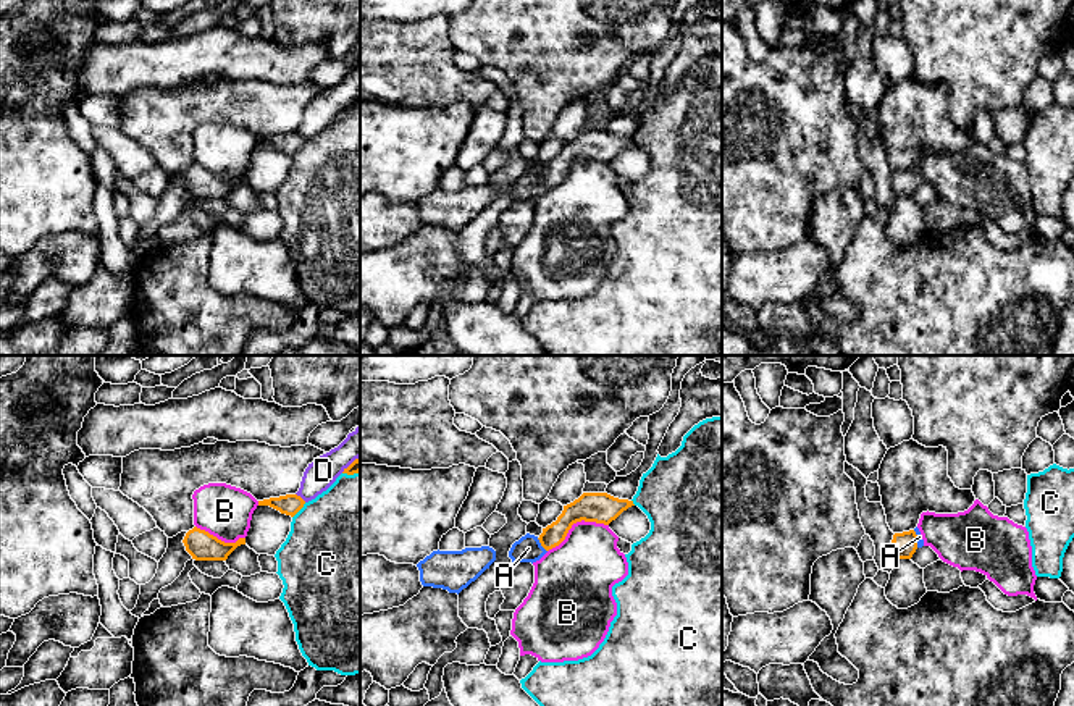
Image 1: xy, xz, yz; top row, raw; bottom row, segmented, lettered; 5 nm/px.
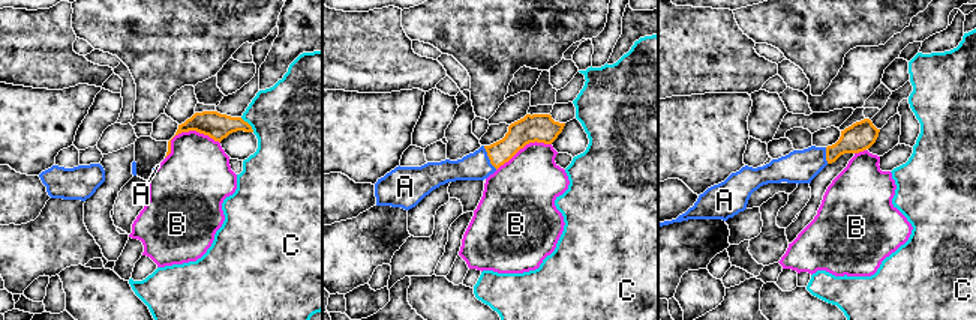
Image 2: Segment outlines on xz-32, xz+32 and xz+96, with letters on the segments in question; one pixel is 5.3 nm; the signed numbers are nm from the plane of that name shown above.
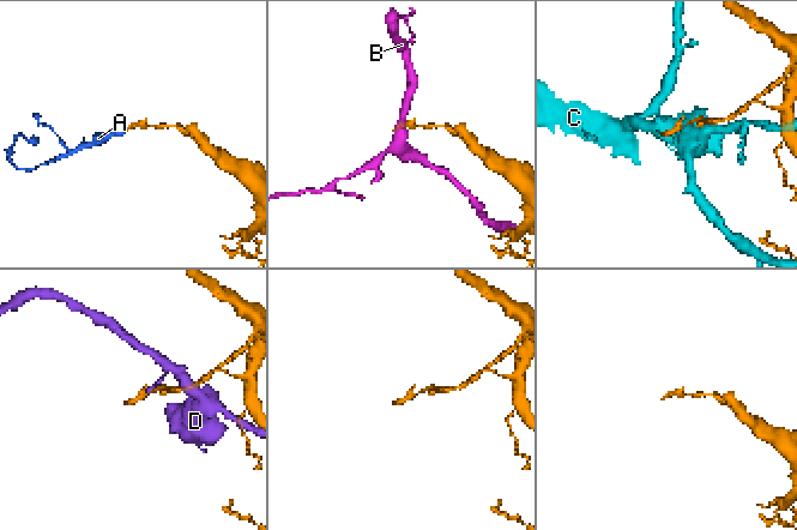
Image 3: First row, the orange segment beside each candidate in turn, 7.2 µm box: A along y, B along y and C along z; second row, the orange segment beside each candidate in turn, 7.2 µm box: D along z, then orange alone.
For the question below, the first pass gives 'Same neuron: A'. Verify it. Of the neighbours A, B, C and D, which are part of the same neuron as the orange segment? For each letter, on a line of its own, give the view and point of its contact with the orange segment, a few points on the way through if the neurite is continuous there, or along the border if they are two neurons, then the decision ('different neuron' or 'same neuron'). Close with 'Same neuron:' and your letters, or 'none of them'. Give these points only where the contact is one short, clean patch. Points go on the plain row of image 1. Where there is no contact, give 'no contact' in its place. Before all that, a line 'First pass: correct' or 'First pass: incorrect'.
First pass: correct
A: meets orange in xz at (541, 183); runs through xz (553, 173), (541, 183), (528, 186); same neuron
B: meets orange in xz at (575, 160); different neuron
C: meets orange in xy at (299, 147); different neuron
D: meets orange in xy at (299, 134); different neuron
Same neuron: A

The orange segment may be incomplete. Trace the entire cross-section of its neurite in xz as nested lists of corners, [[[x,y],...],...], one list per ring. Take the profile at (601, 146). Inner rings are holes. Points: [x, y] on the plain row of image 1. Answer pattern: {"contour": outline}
{"contour": [[[583,131],[578,137],[564,144],[557,158],[543,166],[539,174],[527,171],[515,179],[509,189],[509,195],[512,200],[533,202],[549,187],[559,184],[573,162],[585,158],[609,163],[631,144],[635,144],[633,139],[619,137],[607,131]]]}

